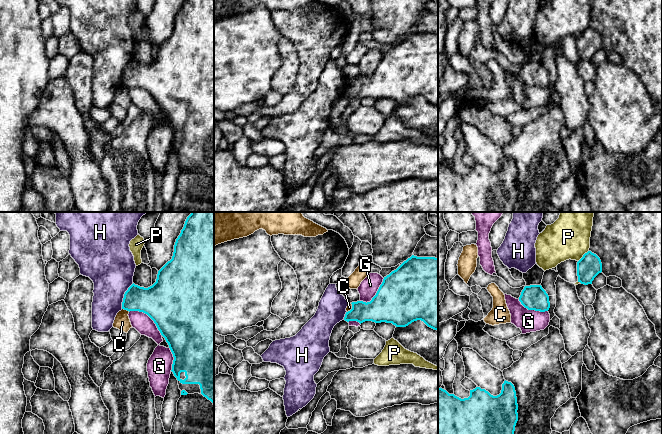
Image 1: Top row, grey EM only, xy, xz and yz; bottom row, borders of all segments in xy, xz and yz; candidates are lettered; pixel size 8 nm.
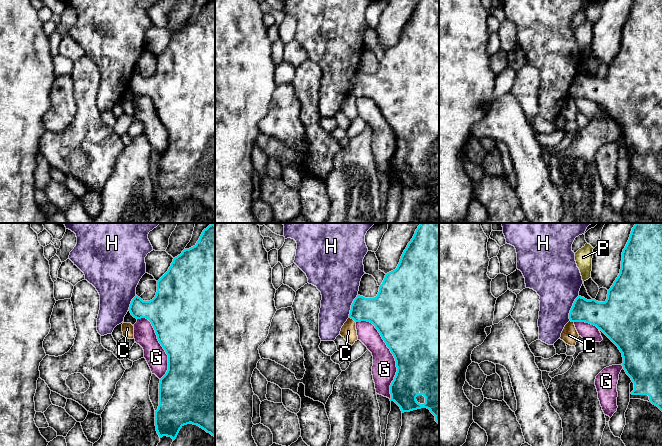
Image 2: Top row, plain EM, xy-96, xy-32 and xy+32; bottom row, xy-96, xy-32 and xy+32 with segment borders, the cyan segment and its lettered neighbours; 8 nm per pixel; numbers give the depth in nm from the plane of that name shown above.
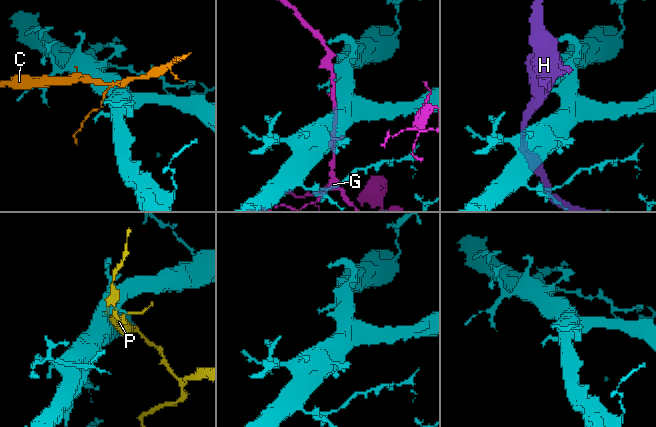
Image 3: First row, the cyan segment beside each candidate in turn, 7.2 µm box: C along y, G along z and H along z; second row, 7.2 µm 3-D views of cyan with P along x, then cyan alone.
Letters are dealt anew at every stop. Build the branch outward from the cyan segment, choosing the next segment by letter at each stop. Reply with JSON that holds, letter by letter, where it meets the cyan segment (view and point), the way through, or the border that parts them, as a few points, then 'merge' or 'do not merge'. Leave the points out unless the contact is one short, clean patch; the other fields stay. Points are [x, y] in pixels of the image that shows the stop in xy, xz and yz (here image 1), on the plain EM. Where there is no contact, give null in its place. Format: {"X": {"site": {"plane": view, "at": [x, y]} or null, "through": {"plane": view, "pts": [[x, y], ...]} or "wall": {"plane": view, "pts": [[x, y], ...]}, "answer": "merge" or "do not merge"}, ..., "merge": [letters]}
{"C": {"site": {"plane": "xy", "at": [126, 85]}, "wall": {"plane": "xy", "pts": [[122, 84], [129, 87]]}, "answer": "do not merge"}, "G": {"site": {"plane": "xy", "at": [148, 91]}, "answer": "do not merge"}, "H": {"site": {"plane": "xy", "at": [124, 72]}, "answer": "do not merge"}, "P": {"site": {"plane": "yz", "at": [583, 32]}, "answer": "do not merge"}, "merge": []}

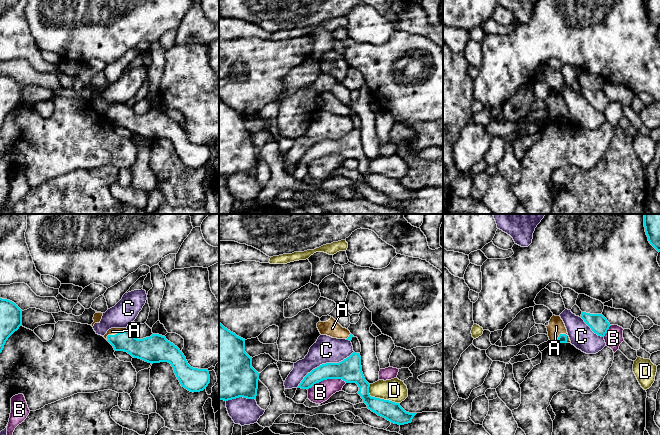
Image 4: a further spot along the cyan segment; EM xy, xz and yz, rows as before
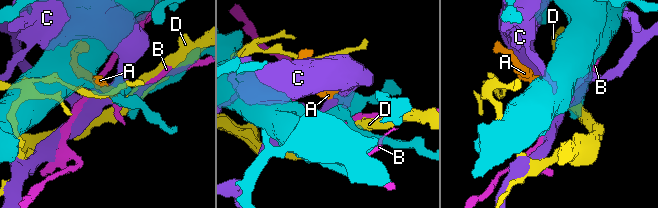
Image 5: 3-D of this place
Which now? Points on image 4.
{"A": {"site": {"plane": "xy", "at": [115, 110]}, "through": {"plane": "xy", "pts": [[142, 125], [134, 123], [115, 110], [112, 107]]}, "answer": "merge"}, "B": {"site": {"plane": "xz", "at": [326, 155]}, "answer": "do not merge"}, "C": {"site": {"plane": "xz", "at": [323, 140]}, "answer": "do not merge"}, "D": {"site": {"plane": "xz", "at": [379, 174]}, "answer": "do not merge"}, "merge": ["A"]}

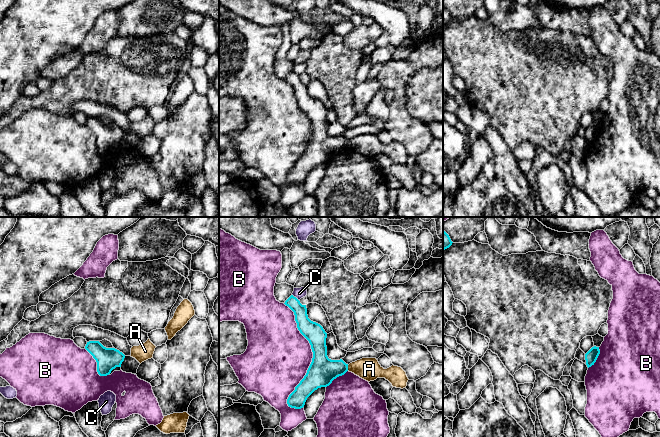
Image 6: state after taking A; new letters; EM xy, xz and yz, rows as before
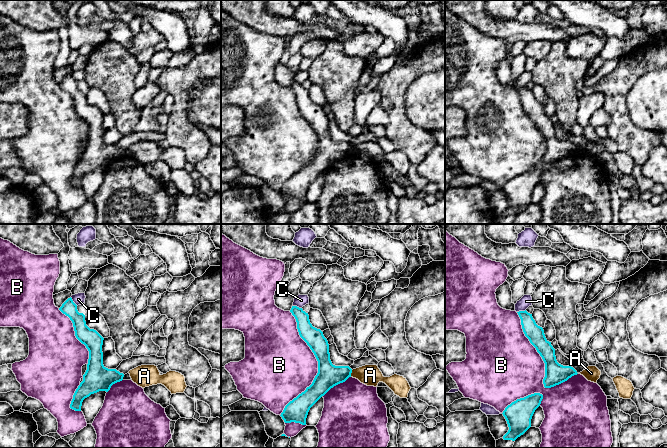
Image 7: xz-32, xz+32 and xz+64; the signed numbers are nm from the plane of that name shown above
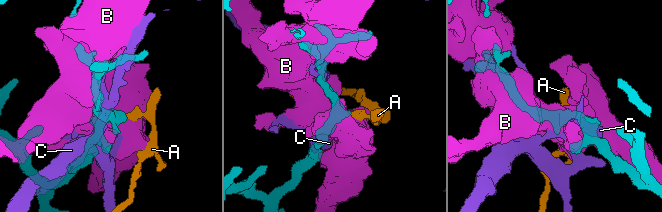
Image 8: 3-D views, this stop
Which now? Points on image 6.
{"A": {"site": {"plane": "xz", "at": [347, 144]}, "wall": {"plane": "xz", "pts": [[347, 141], [348, 146]]}, "answer": "do not merge"}, "B": {"site": {"plane": "xz", "at": [312, 136]}, "answer": "do not merge"}, "C": {"site": {"plane": "xz", "at": [295, 73]}, "answer": "do not merge"}, "merge": []}

